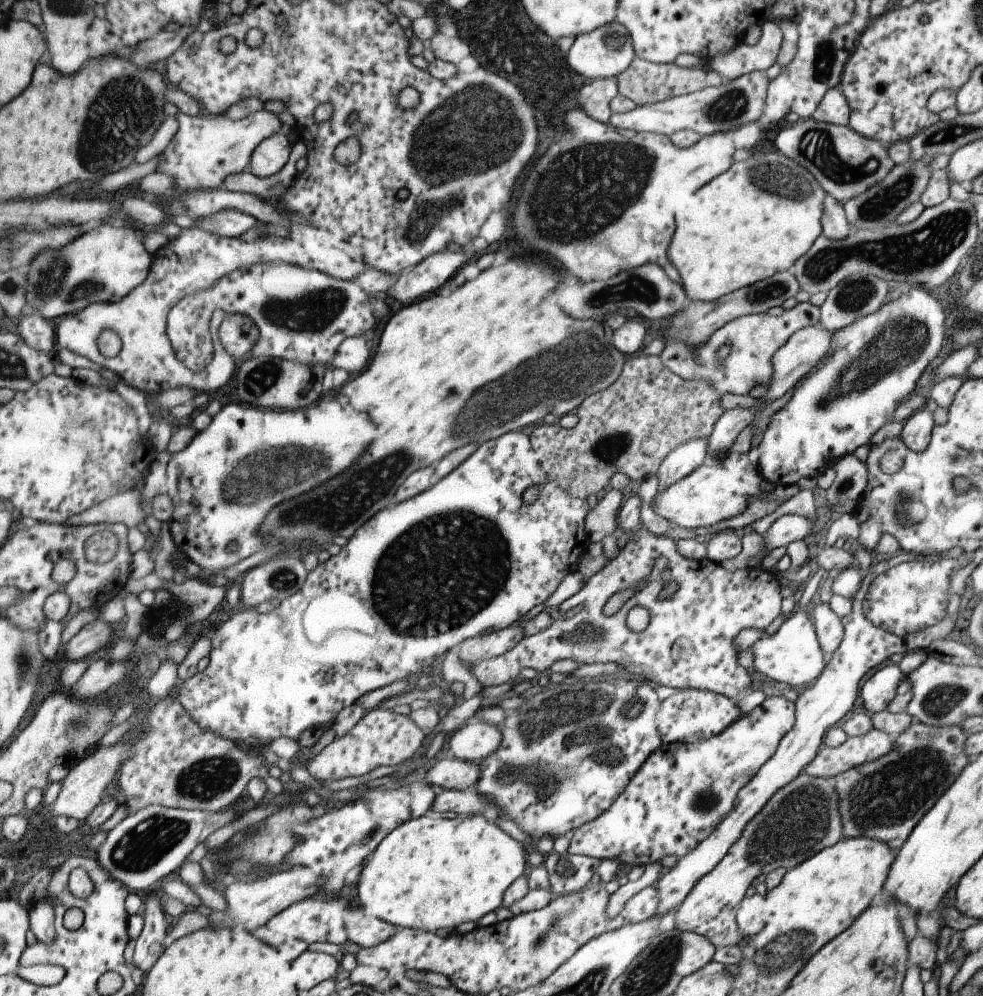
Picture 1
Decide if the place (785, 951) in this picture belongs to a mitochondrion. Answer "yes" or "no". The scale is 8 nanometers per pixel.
yes

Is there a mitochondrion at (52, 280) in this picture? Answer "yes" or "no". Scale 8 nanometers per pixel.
yes

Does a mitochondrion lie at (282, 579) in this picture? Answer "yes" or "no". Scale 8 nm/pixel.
yes

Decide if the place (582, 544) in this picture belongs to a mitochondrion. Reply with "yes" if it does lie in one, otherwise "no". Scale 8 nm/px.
no

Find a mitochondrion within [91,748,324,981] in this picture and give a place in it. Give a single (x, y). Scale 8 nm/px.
(145, 845)

